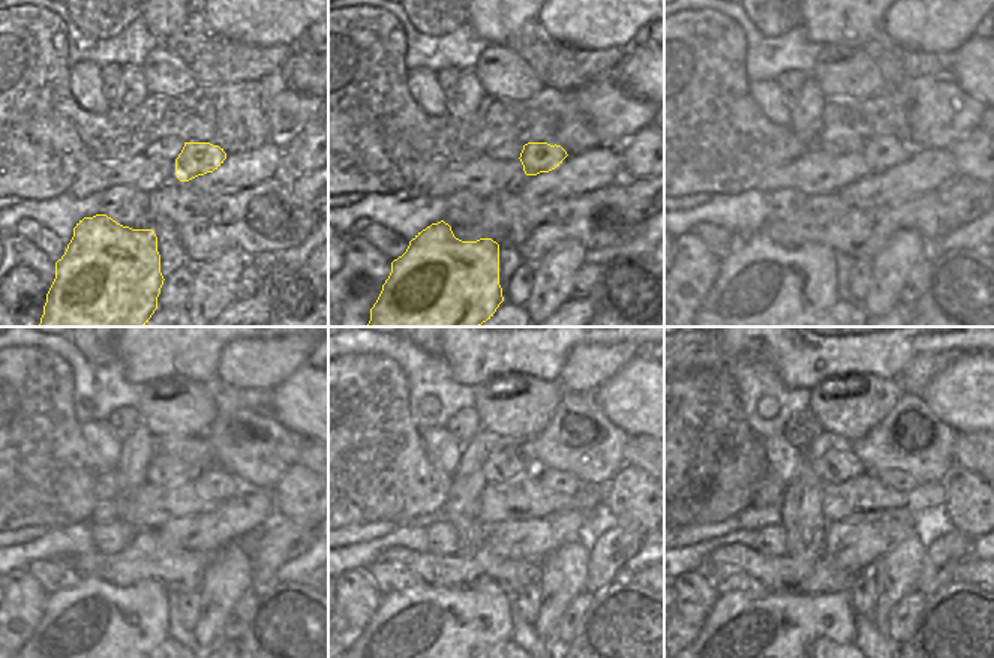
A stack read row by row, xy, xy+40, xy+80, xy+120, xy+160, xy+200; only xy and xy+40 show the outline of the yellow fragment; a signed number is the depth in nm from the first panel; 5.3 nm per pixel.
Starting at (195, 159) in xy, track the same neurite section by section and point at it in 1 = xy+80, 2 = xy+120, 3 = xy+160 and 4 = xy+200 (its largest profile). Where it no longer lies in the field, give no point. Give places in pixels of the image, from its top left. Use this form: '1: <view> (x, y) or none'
1: xy+80 (879, 158)
2: xy+120 (210, 490)
3: xy+160 (555, 486)
4: xy+200 (892, 484)

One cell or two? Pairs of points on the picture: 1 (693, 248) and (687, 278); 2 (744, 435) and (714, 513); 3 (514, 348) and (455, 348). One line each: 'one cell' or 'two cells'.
1: one cell
2: one cell
3: one cell

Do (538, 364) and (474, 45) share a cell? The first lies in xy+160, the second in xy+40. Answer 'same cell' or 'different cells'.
different cells

